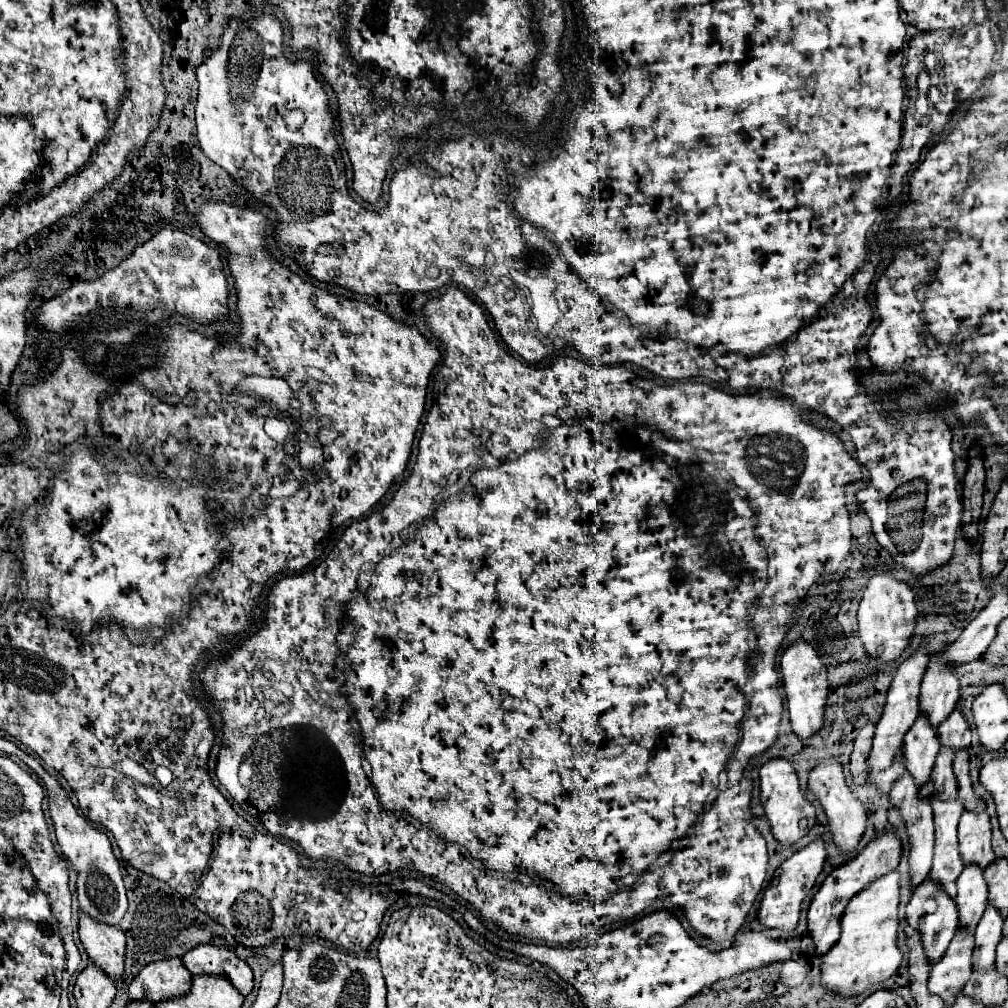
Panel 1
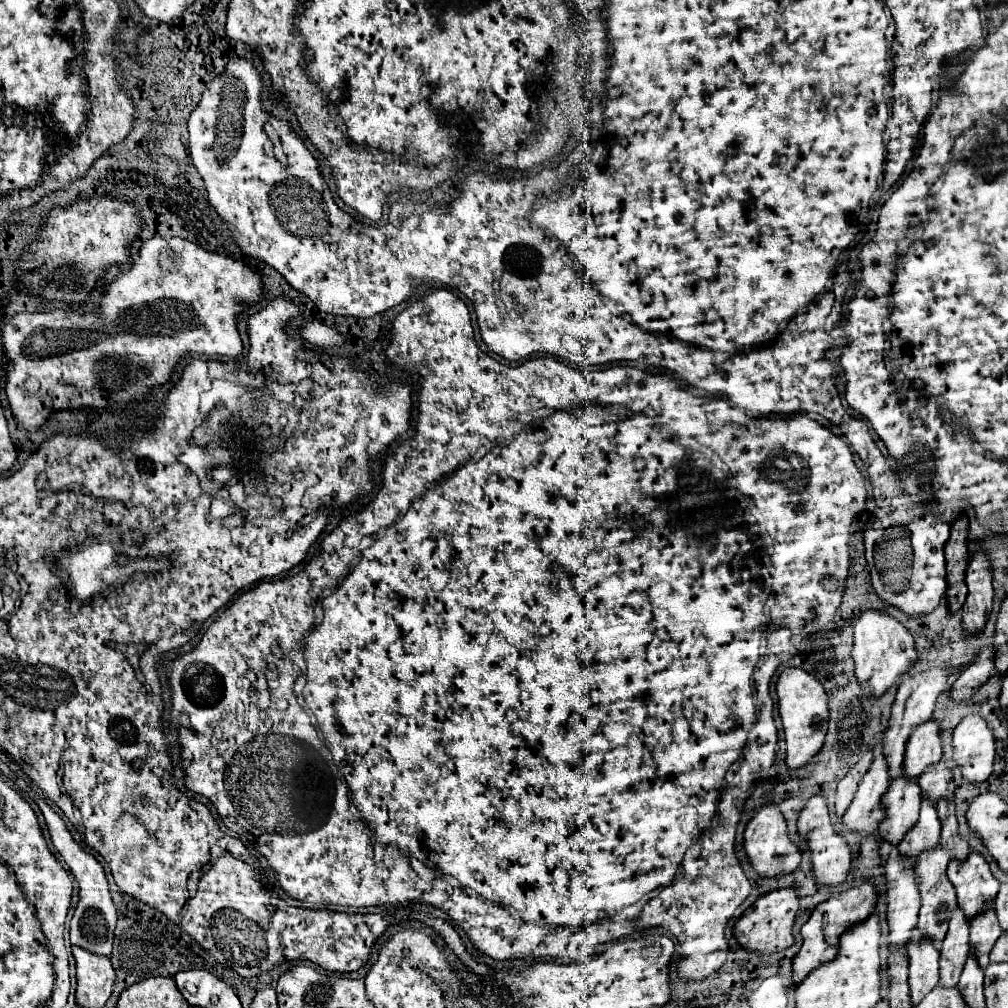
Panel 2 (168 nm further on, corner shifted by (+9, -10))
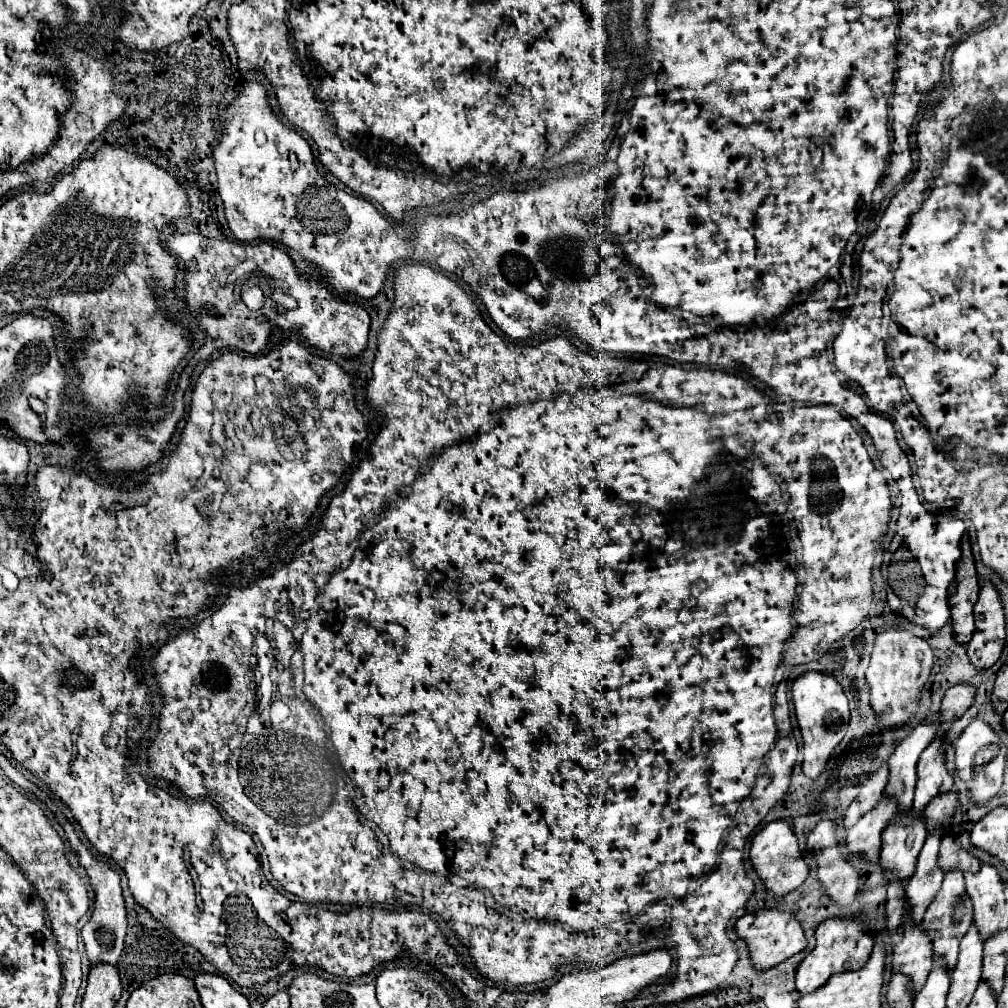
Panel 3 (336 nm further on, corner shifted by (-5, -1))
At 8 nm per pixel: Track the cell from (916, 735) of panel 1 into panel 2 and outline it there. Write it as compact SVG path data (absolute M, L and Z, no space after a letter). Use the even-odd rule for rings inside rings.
M898 778L890 782L888 792L882 796L882 806L886 808L884 820L878 826L878 840L894 842L898 846L906 836L906 830L912 830L918 822L920 810L920 786L916 780Z

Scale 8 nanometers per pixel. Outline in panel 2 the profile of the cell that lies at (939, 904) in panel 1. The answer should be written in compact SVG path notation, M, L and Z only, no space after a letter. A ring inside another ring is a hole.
M914 930L914 938L908 944L908 952L910 952L910 968L908 968L910 998L912 1004L918 1006L918 1002L938 984L940 952L934 948L930 940L922 938L918 930Z

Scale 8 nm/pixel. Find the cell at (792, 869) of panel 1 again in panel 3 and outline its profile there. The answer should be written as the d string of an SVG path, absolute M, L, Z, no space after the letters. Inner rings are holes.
M758 909L736 921L736 933L738 933L738 937L742 937L748 943L750 957L752 957L752 963L756 965L756 969L770 969L770 967L790 959L792 955L800 953L808 945L802 925L794 911Z

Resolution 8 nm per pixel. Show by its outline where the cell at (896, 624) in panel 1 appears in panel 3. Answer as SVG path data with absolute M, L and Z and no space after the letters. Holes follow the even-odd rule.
M882 627L878 631L872 659L866 669L866 679L870 685L870 705L884 723L884 727L898 727L910 721L910 717L916 713L920 689L930 675L932 663L932 647L926 639L916 637L900 627Z

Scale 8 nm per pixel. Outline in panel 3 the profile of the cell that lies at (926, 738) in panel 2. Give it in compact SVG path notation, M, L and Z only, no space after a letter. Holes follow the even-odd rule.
M934 737L918 759L918 783L914 795L914 809L924 809L930 797L952 789L954 779L946 769L946 741Z

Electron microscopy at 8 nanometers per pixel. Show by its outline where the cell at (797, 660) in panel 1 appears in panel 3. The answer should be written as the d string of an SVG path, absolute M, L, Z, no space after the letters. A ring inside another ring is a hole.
M806 671L800 677L796 677L792 683L792 701L794 701L794 713L798 719L800 733L802 733L802 741L804 741L802 771L808 777L816 779L824 771L826 761L830 759L836 745L846 735L848 717L850 717L848 699L846 699L840 683L834 677L830 677L826 673L818 673L818 671Z

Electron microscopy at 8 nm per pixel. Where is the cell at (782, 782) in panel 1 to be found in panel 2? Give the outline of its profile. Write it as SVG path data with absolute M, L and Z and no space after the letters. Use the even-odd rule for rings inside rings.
M764 804L762 808L758 808L756 816L748 822L746 832L744 832L744 850L748 854L752 868L762 878L784 876L784 874L794 872L800 866L800 850L790 842L786 820L774 804Z

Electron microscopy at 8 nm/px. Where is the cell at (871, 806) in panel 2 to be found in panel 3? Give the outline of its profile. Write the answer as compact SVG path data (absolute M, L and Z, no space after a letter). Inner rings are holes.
M882 797L874 809L864 813L860 821L848 829L848 853L850 855L864 855L870 861L876 861L880 855L880 835L884 825L892 819L892 813L896 813L898 801L896 797Z

